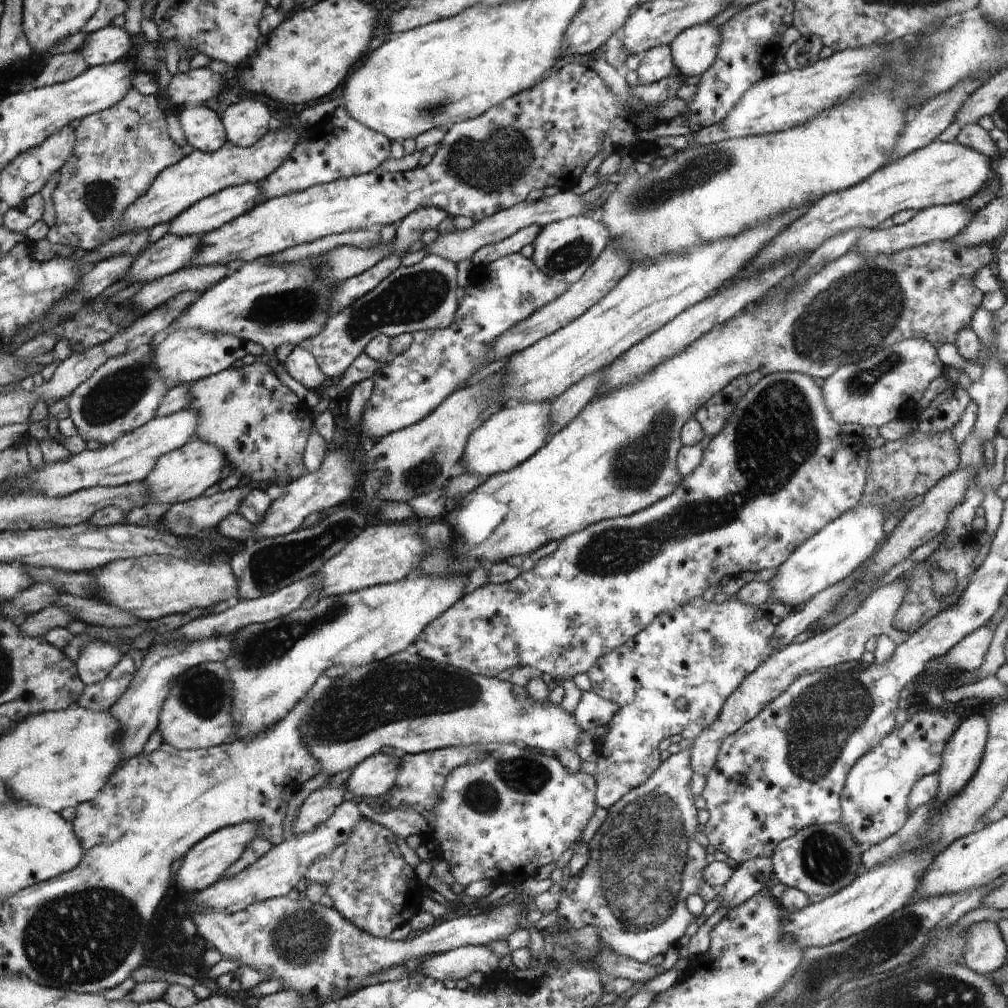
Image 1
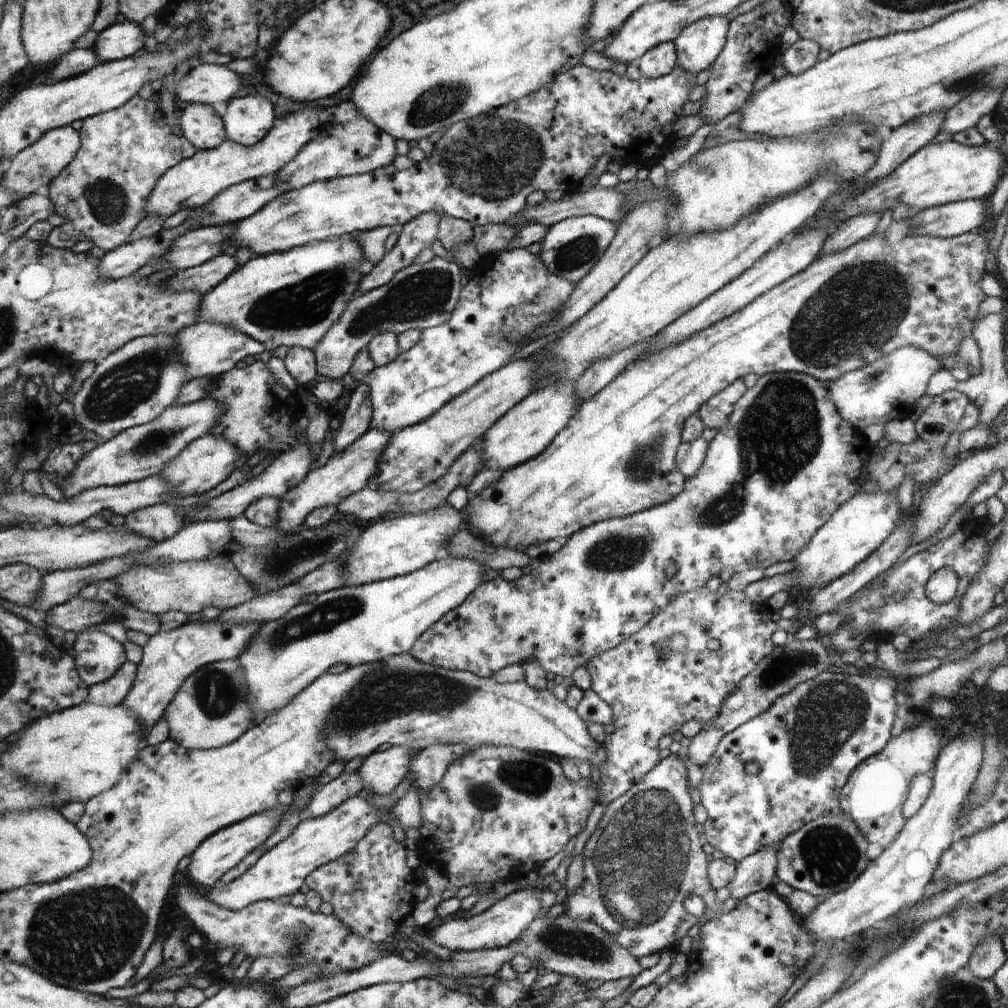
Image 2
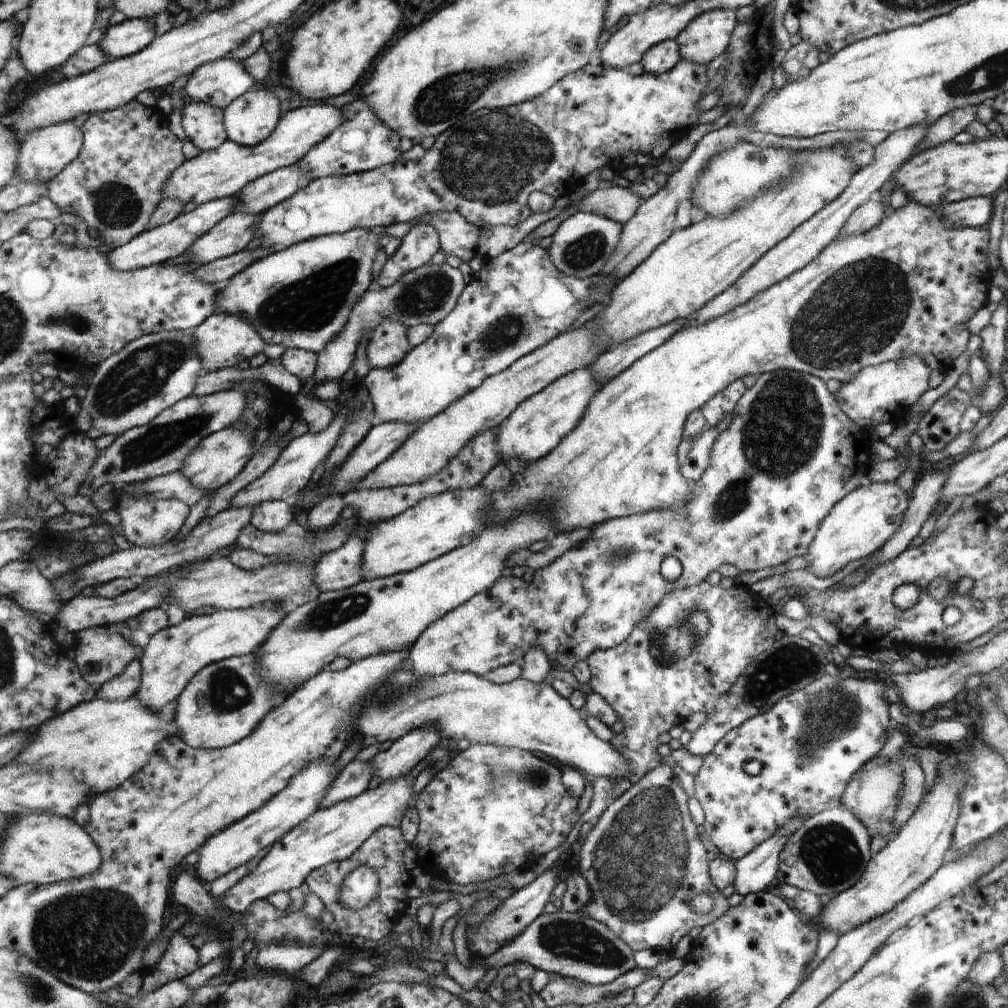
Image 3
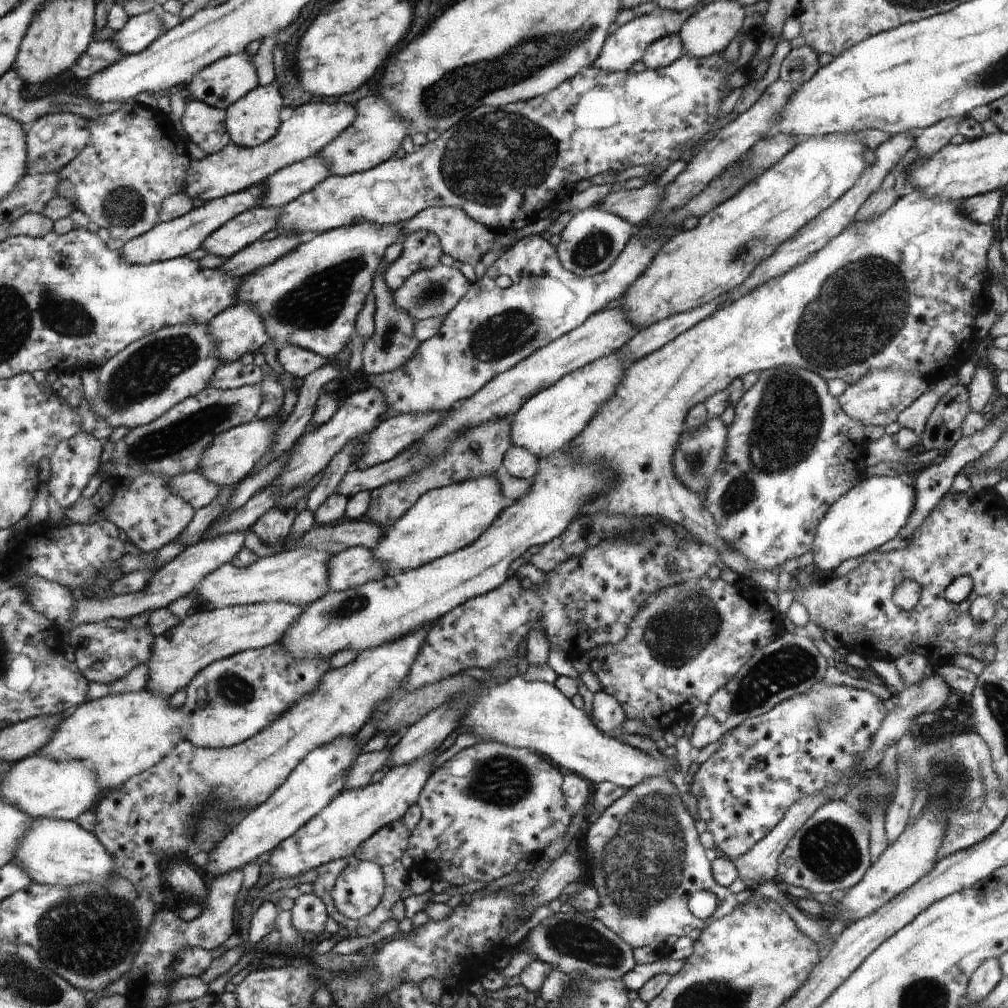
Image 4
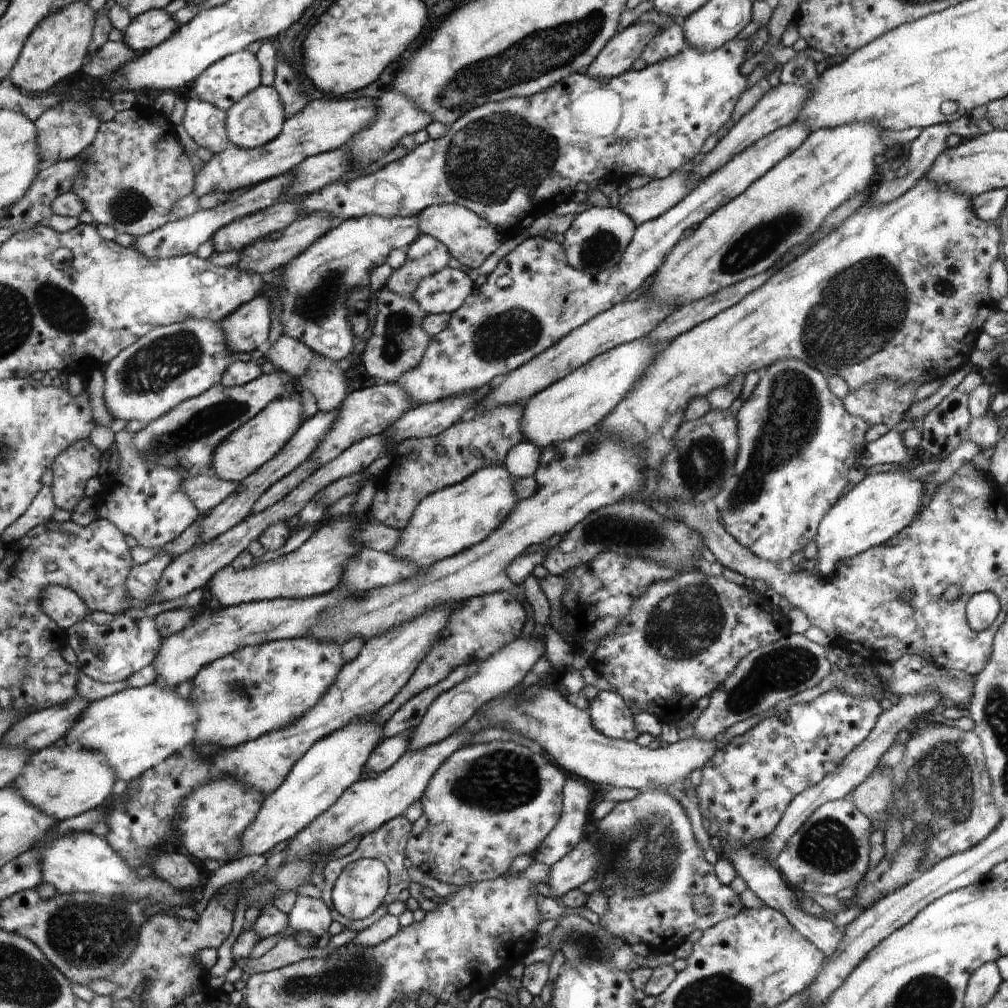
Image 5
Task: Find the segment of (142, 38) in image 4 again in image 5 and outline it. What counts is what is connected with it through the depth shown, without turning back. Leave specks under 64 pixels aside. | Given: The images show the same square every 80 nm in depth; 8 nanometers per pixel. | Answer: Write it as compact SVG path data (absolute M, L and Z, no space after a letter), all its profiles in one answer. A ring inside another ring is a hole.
M152 9L136 16L126 28L123 42L132 50L144 52L156 48L158 44L170 40L180 24L165 9Z

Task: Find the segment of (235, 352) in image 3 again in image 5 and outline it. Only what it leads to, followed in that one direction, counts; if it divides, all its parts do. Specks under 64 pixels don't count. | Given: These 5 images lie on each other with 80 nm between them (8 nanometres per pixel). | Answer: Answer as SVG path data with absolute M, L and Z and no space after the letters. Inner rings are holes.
M266 293L257 296L220 321L226 332L226 340L232 352L247 352L257 356L269 338L272 323L270 297Z

